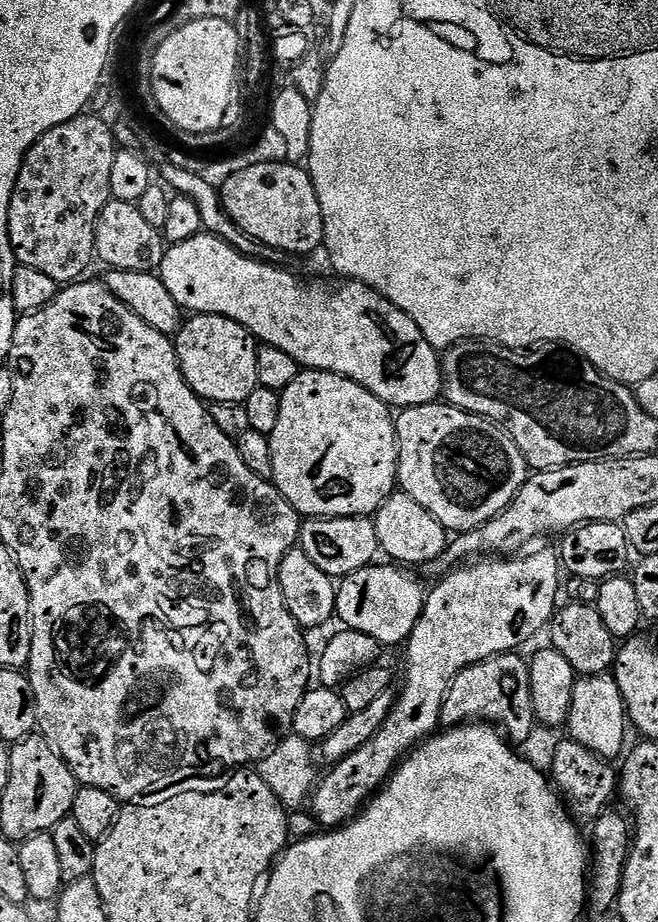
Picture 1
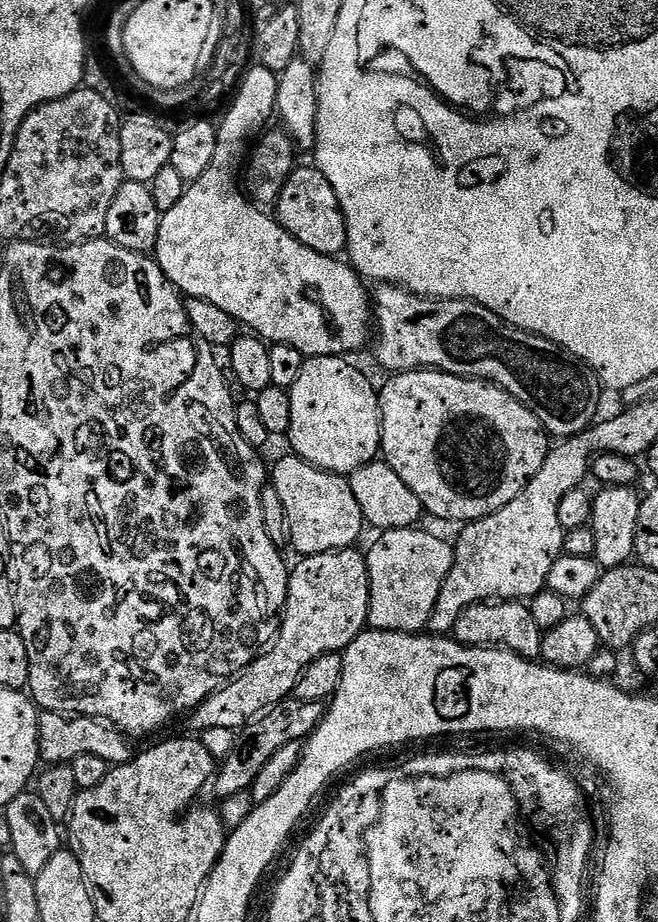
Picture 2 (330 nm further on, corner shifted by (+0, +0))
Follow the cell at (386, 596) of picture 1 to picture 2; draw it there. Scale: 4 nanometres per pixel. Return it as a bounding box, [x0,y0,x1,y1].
[366,528,455,634]

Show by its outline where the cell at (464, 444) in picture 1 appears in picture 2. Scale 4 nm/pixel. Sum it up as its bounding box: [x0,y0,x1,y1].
[378,369,552,524]

